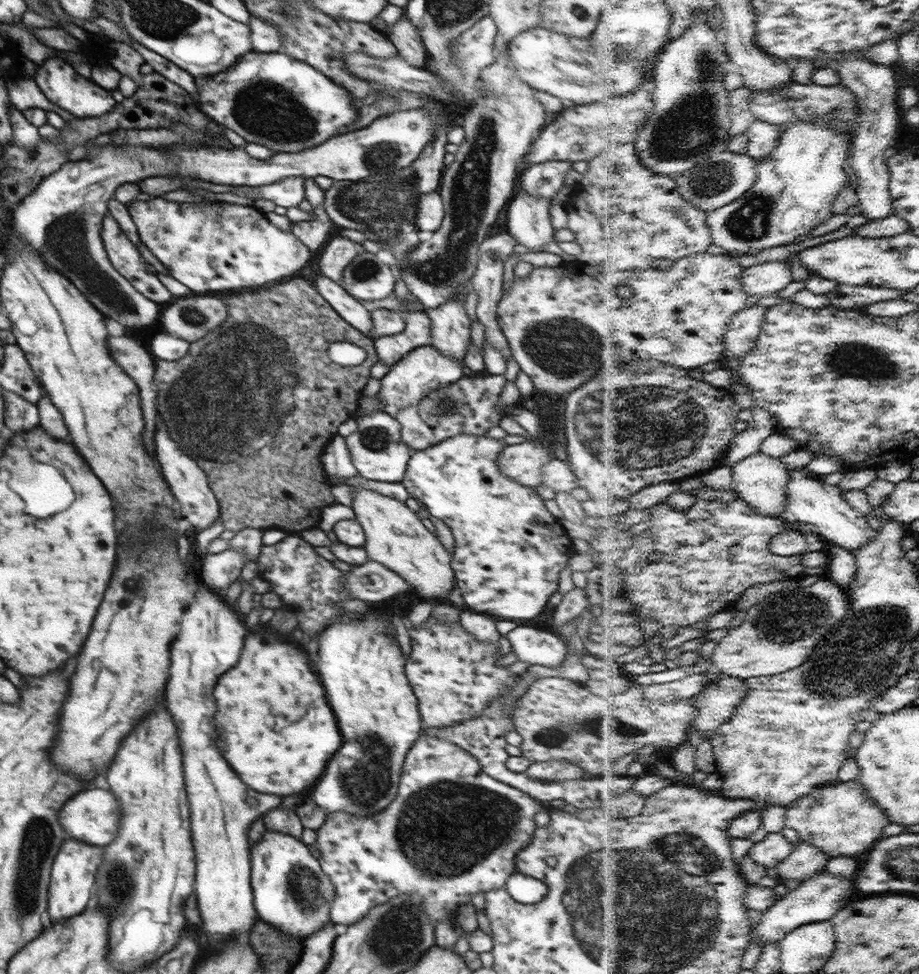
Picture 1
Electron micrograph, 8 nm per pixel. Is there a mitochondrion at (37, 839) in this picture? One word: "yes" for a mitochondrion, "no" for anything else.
yes

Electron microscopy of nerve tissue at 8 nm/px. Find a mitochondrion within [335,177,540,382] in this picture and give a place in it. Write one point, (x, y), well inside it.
(363, 270)

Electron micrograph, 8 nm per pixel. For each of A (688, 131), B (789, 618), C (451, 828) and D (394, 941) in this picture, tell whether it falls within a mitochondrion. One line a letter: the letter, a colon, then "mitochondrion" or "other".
A: mitochondrion
B: mitochondrion
C: mitochondrion
D: mitochondrion

